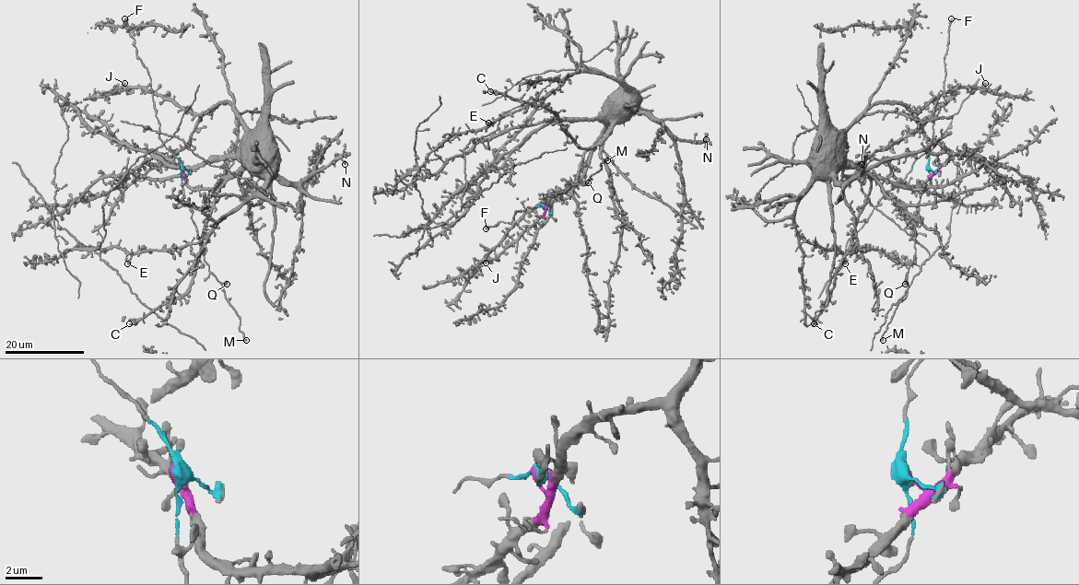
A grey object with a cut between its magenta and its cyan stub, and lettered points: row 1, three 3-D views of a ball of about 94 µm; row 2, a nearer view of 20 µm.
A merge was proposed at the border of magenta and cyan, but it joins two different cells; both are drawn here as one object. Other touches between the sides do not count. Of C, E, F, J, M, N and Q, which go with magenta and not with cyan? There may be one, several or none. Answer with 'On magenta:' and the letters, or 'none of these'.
On magenta: C, E, J, N

